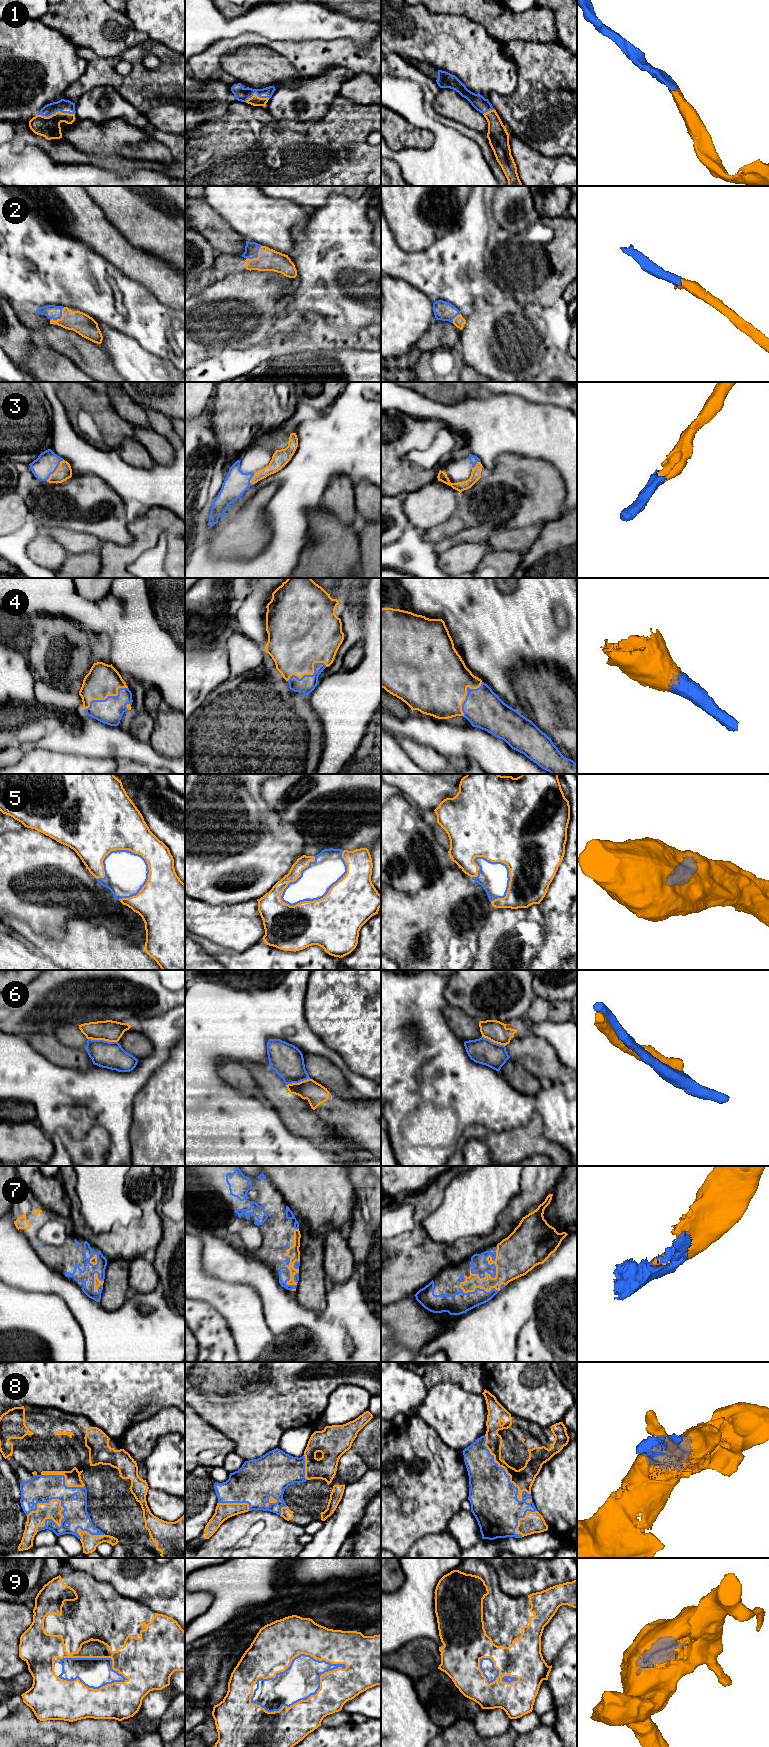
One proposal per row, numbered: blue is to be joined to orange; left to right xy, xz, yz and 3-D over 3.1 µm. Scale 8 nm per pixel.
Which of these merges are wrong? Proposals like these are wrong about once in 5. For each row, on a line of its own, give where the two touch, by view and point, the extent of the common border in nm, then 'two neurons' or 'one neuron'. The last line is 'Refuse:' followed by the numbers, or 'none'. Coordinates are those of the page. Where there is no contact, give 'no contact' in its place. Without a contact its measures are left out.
1: xy (56, 112) | 300 nm | one neuron
2: xz (258, 256) | 170 nm | one neuron
3: xy (56, 470) | 220 nm | one neuron
4: xy (106, 697) | 400 nm | one neuron
5: xz (326, 894) | 650 nm | one neuron
6: xy (103, 1039) | 240 nm | two neurons
7: yz (496, 1270) | 280 nm | one neuron
8: xy (44, 1503) | 320 nm | one neuron
9: xz (304, 1700) | 850 nm | one neuron
Refuse: 6

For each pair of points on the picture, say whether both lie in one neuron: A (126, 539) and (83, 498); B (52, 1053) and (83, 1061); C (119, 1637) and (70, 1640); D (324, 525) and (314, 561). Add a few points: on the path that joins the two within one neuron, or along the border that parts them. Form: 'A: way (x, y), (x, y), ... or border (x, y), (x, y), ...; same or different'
A: way (117, 522), (117, 505), (109, 499), (100, 499); same
B: way (60, 1054), (75, 1058); same
C: way (107, 1647), (82, 1648); same
D: way (324, 534), (323, 552); same

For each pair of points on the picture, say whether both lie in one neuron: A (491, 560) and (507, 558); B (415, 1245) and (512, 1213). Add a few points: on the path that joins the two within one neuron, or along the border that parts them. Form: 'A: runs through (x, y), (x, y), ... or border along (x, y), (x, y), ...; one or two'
A: runs through (495, 560), (503, 560); one
B: runs through (443, 1251), (462, 1251), (478, 1244), (498, 1239); one

